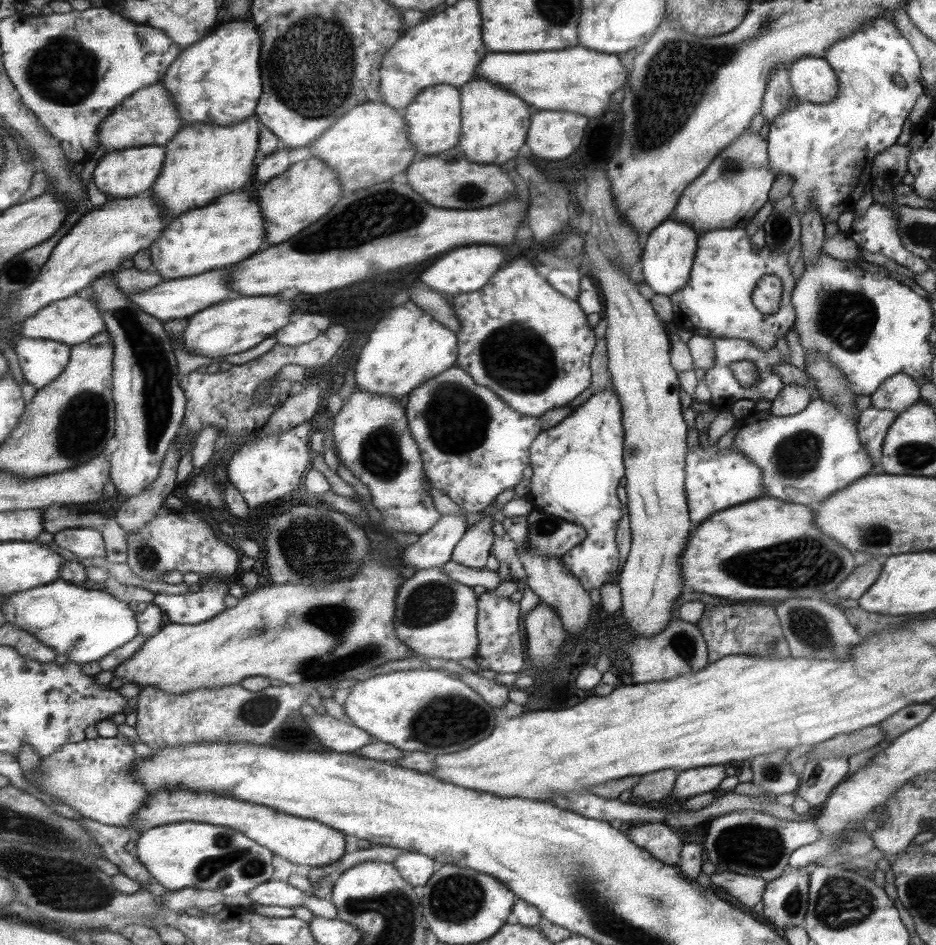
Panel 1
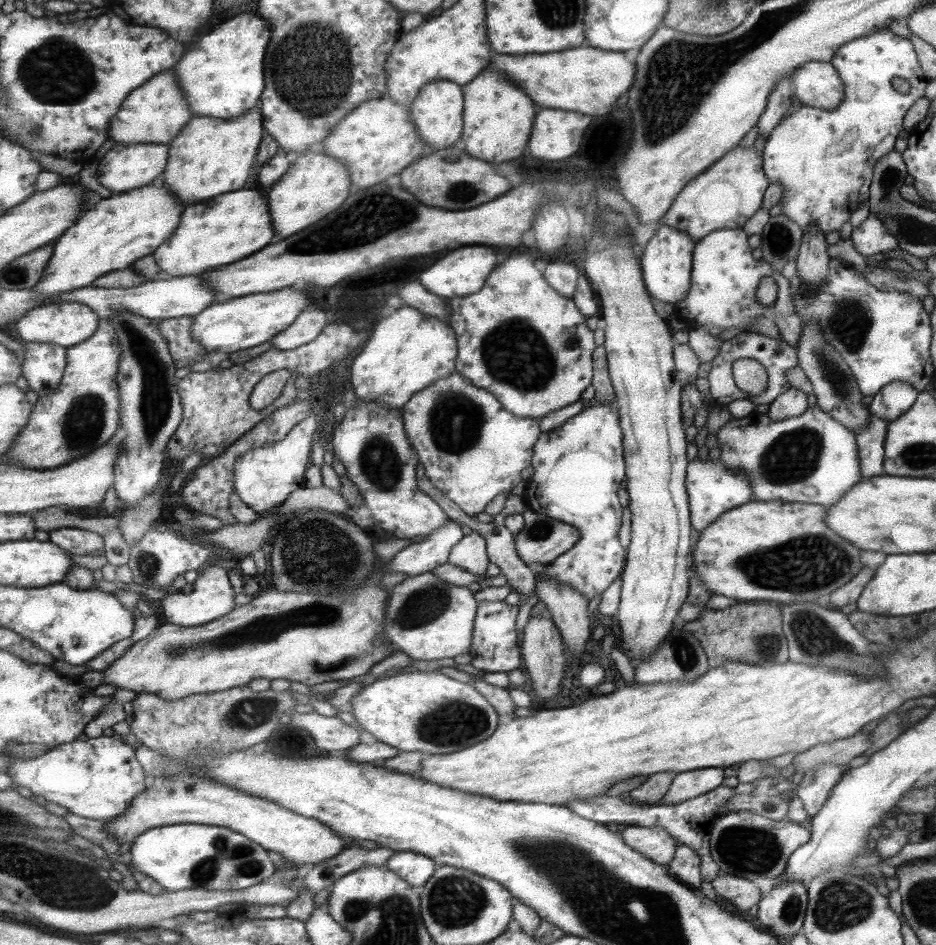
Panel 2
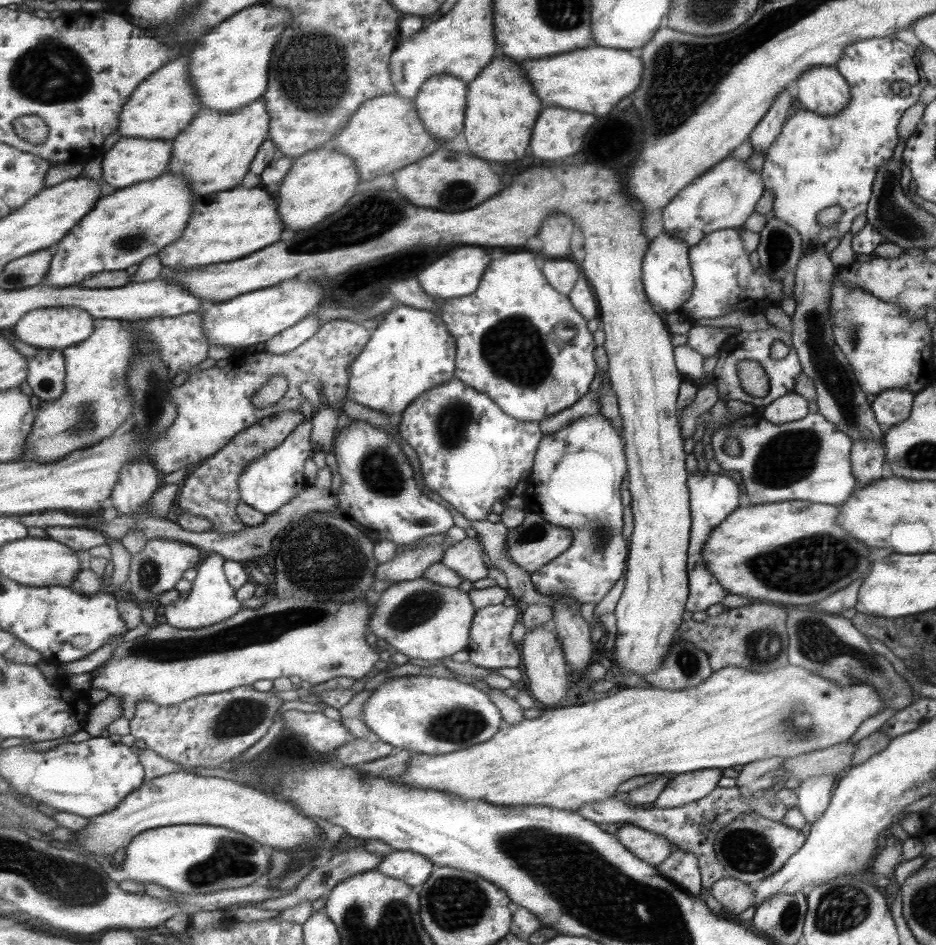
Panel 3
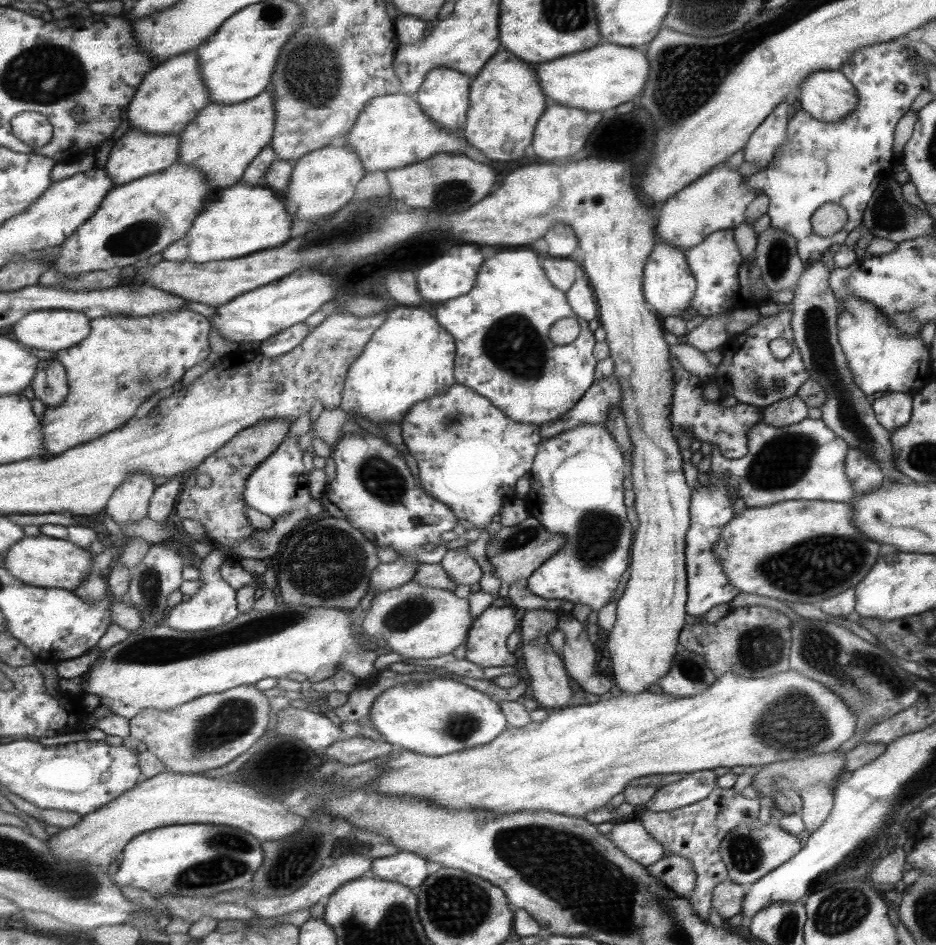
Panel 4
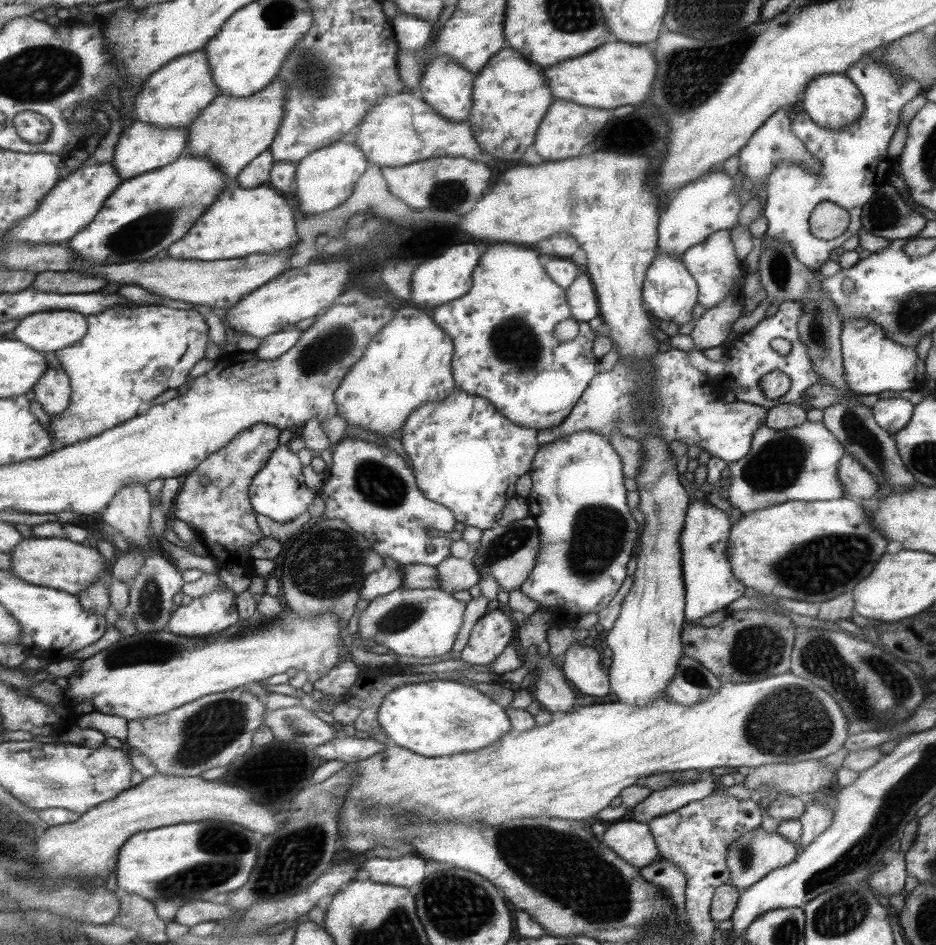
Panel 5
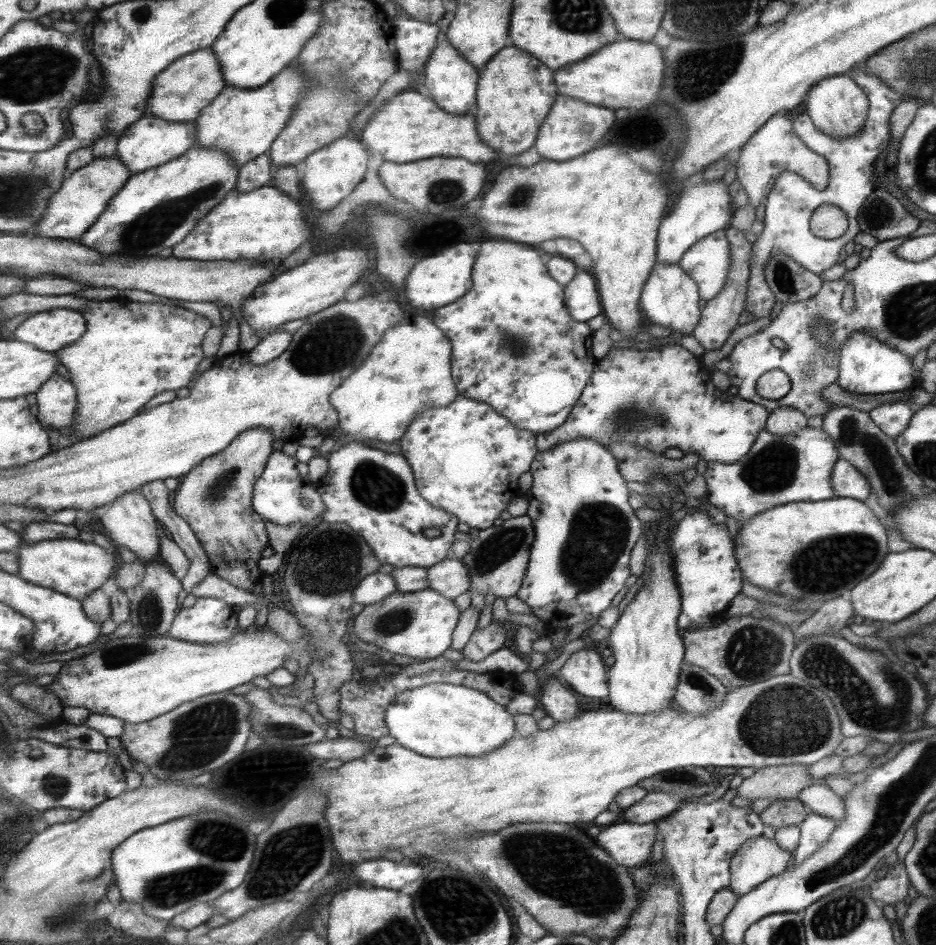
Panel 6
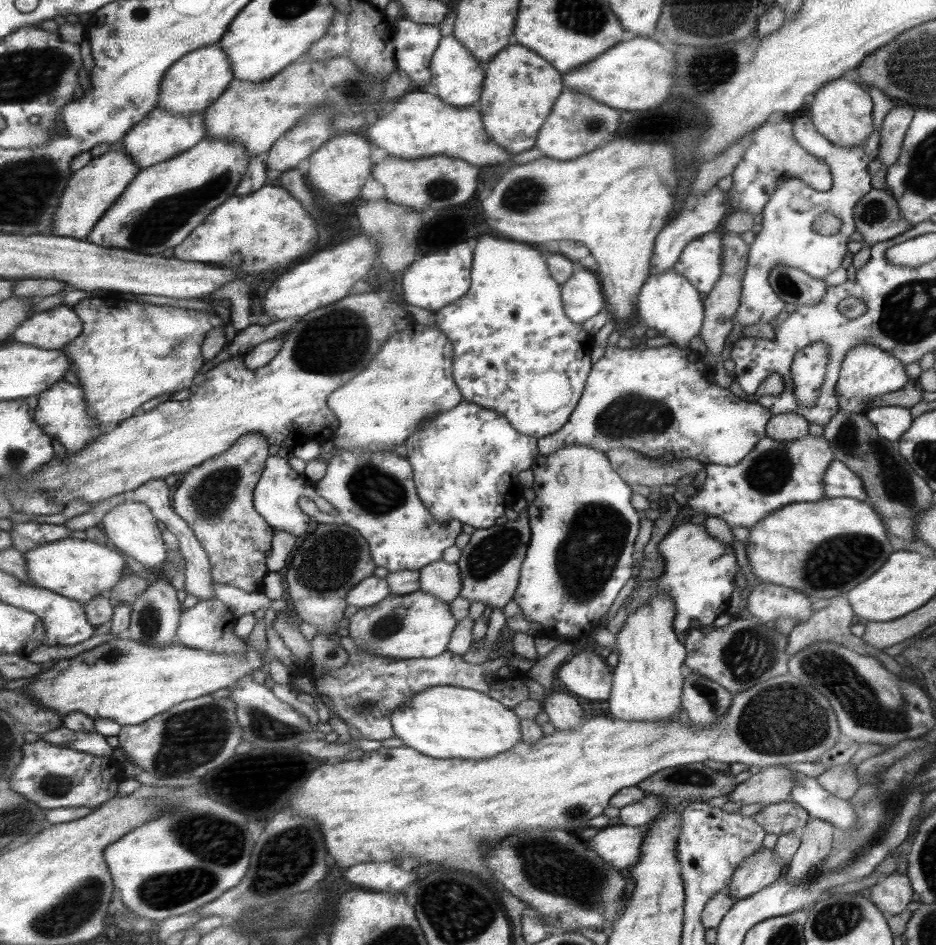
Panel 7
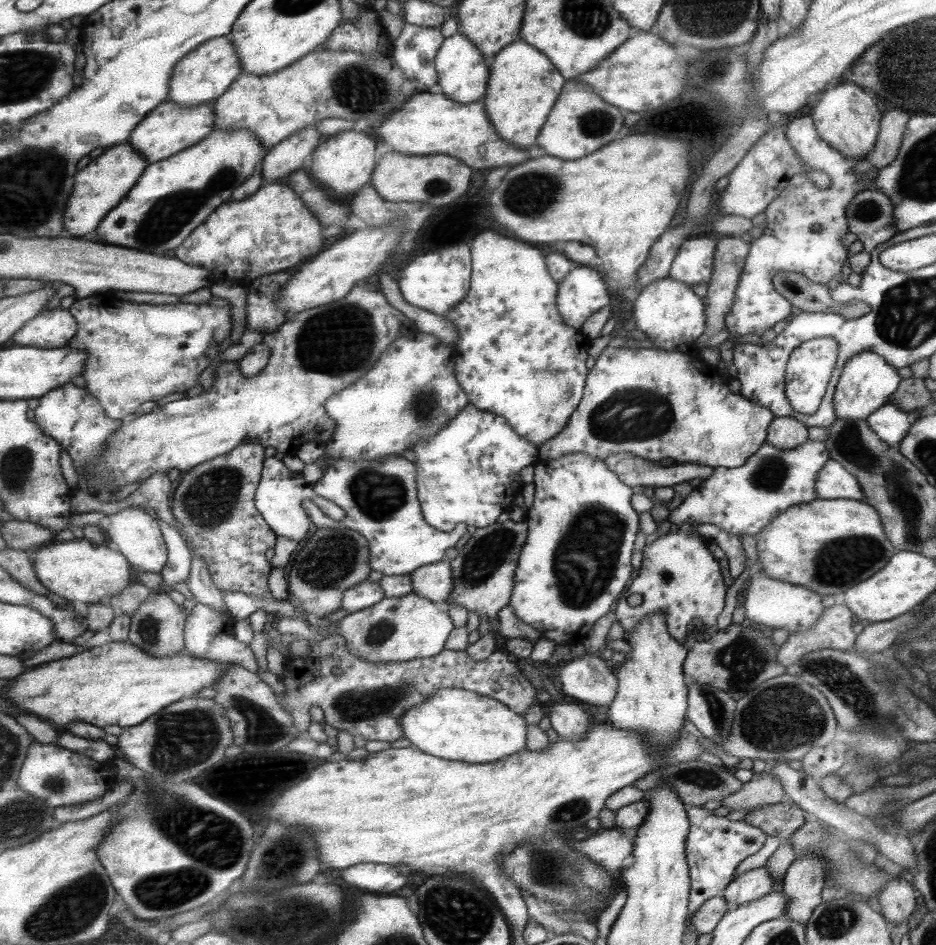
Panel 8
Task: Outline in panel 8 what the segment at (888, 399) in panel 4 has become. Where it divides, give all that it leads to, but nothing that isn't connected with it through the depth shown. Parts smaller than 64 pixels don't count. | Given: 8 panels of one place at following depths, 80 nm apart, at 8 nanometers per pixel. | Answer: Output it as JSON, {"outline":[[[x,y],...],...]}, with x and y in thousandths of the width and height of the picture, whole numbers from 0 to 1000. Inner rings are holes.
{"outline":[[[950,426],[932,436],[924,446],[943,467],[952,472],[963,468],[973,450],[969,444],[969,436]]]}

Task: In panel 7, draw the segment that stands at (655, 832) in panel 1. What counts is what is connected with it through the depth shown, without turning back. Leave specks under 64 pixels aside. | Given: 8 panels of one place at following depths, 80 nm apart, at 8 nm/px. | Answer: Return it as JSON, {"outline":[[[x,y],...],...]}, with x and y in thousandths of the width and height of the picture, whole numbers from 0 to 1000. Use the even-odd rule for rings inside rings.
{"outline":[[[658,870],[628,881],[623,892],[655,919],[676,915],[685,901],[686,887],[693,874],[672,875]]]}

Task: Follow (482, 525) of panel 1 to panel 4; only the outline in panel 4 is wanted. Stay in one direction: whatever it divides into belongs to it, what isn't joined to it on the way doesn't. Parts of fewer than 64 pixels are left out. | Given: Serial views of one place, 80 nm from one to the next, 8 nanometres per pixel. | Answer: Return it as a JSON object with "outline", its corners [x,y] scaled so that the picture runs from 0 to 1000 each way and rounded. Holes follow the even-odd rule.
{"outline":[[[497,579],[479,581],[470,596],[487,620],[490,620],[490,618],[503,620],[503,618],[512,616],[514,610],[514,602],[512,602],[505,589],[501,589],[500,586],[497,587],[497,583]]]}

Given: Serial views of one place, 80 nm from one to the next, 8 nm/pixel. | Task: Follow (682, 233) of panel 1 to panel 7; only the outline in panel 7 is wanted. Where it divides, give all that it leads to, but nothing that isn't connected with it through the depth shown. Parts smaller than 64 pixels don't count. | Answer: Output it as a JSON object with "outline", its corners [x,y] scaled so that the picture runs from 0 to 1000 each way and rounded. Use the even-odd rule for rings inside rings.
{"outline":[[[719,287],[693,292],[679,311],[678,332],[689,347],[698,347],[704,357],[714,358],[716,365],[735,369],[736,361],[746,356],[752,338],[753,321],[747,315],[746,306]]]}

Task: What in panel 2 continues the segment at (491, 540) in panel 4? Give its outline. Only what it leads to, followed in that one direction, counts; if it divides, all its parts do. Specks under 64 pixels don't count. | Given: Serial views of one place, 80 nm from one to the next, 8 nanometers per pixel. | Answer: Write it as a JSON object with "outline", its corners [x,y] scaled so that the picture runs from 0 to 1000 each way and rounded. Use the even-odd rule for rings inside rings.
{"outline":[[[562,538],[558,541],[558,561],[549,563],[552,588],[564,599],[587,597],[618,574],[616,559]]]}

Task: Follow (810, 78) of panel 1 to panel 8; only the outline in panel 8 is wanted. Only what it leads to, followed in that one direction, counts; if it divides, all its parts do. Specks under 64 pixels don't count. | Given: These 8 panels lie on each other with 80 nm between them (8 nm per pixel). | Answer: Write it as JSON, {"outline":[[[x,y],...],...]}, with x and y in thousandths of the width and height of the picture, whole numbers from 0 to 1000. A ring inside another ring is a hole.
{"outline":[[[911,87],[890,89],[875,106],[869,116],[870,134],[874,143],[901,165],[921,167],[932,161],[938,148],[939,116],[931,102],[926,102],[918,90]]]}

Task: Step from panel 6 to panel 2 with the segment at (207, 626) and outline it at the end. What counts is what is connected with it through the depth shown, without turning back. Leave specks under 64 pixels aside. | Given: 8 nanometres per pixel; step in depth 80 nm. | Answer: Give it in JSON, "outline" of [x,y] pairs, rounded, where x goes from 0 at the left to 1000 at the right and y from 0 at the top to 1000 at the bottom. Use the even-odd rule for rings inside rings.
{"outline":[[[228,596],[224,600],[212,605],[202,628],[196,630],[190,626],[174,633],[172,636],[173,646],[178,659],[198,665],[215,662],[247,648],[252,641],[249,638],[250,630],[241,608],[241,601],[239,598]]]}

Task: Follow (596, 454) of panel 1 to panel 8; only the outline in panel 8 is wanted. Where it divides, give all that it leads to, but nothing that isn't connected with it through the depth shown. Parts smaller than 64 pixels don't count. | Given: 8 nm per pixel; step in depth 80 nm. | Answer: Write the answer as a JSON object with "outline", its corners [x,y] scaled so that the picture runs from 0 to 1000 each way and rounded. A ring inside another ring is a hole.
{"outline":[[[611,478],[594,486],[580,486],[569,490],[569,531],[564,537],[561,543],[562,559],[564,566],[562,574],[557,582],[556,589],[553,590],[552,601],[550,601],[548,615],[549,622],[545,629],[543,642],[548,647],[548,650],[567,666],[577,669],[582,677],[589,677],[595,681],[614,683],[621,675],[625,675],[625,671],[629,669],[629,665],[634,662],[634,658],[649,650],[654,646],[653,635],[659,633],[659,629],[668,622],[666,618],[670,616],[672,607],[674,607],[674,597],[672,590],[676,586],[676,571],[678,571],[678,563],[681,563],[681,542],[677,541],[675,535],[672,535],[672,525],[674,525],[674,516],[666,513],[661,509],[658,501],[655,501],[647,494],[645,487],[640,487],[634,483],[627,483],[625,478]]]}

